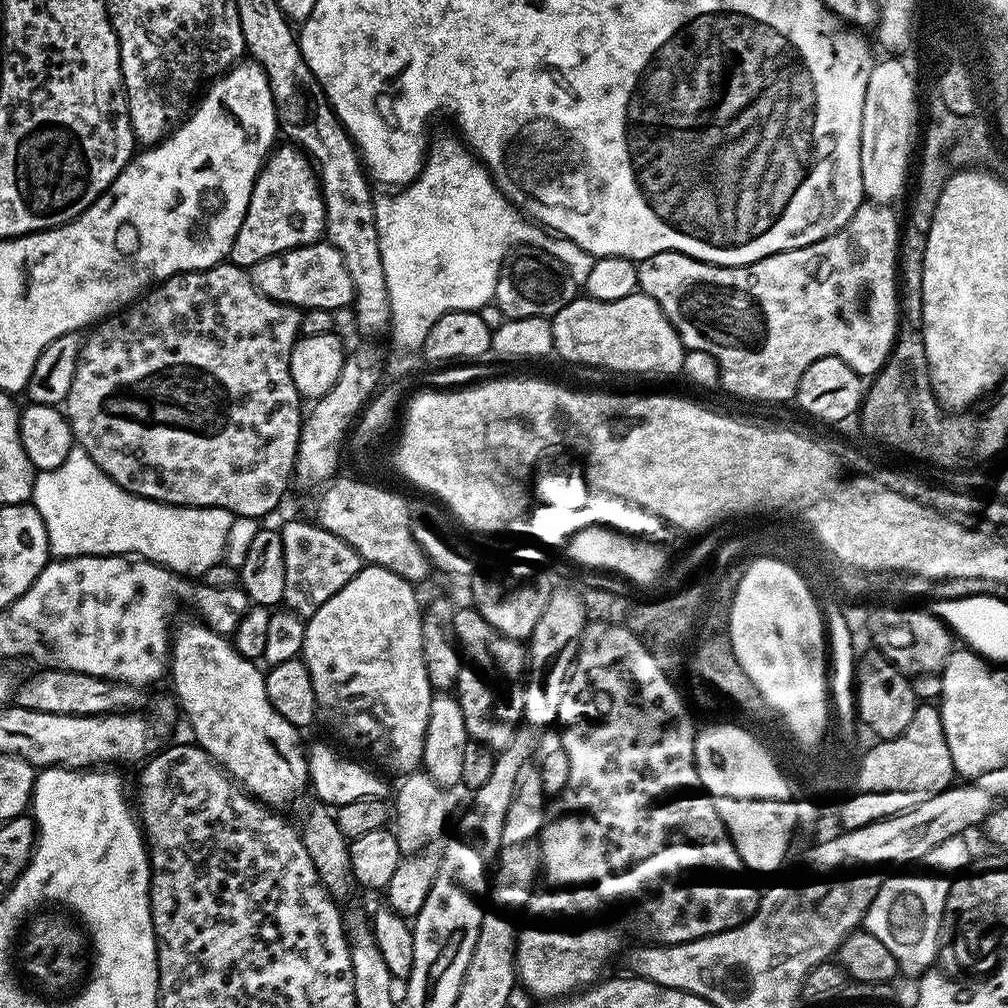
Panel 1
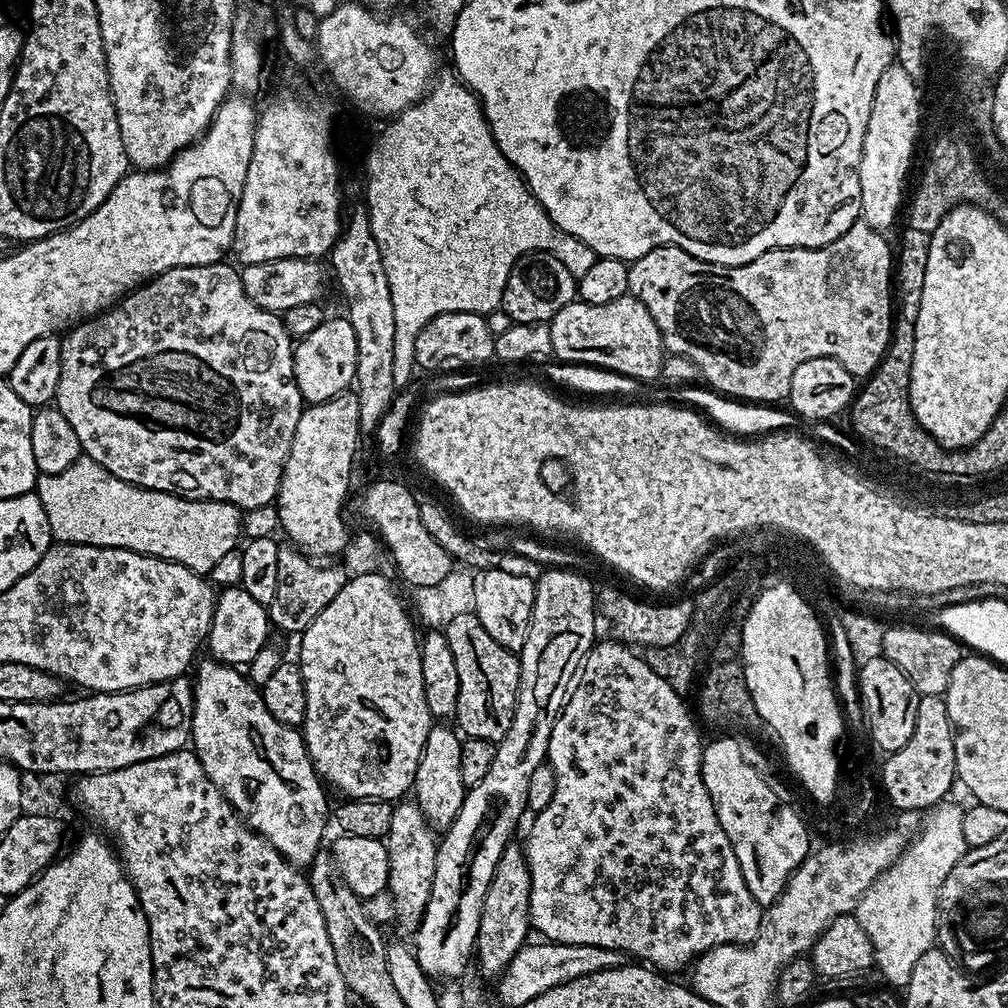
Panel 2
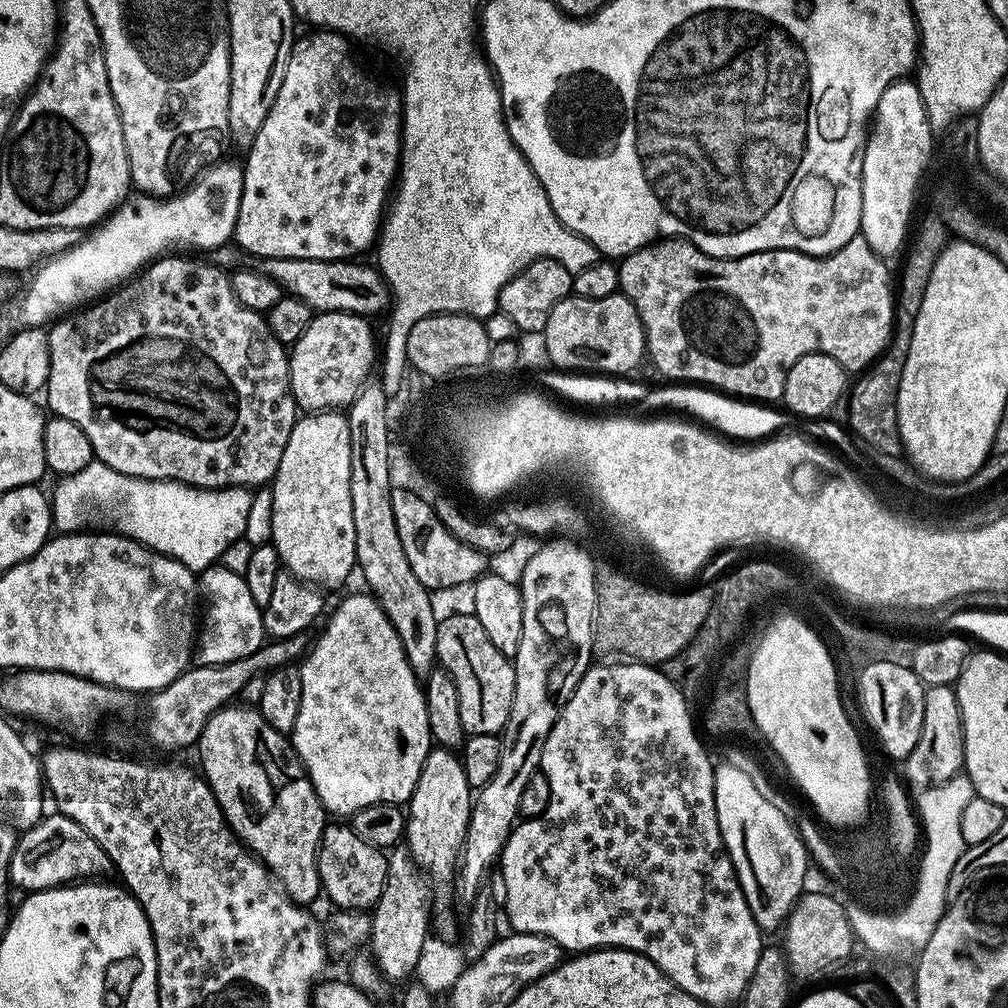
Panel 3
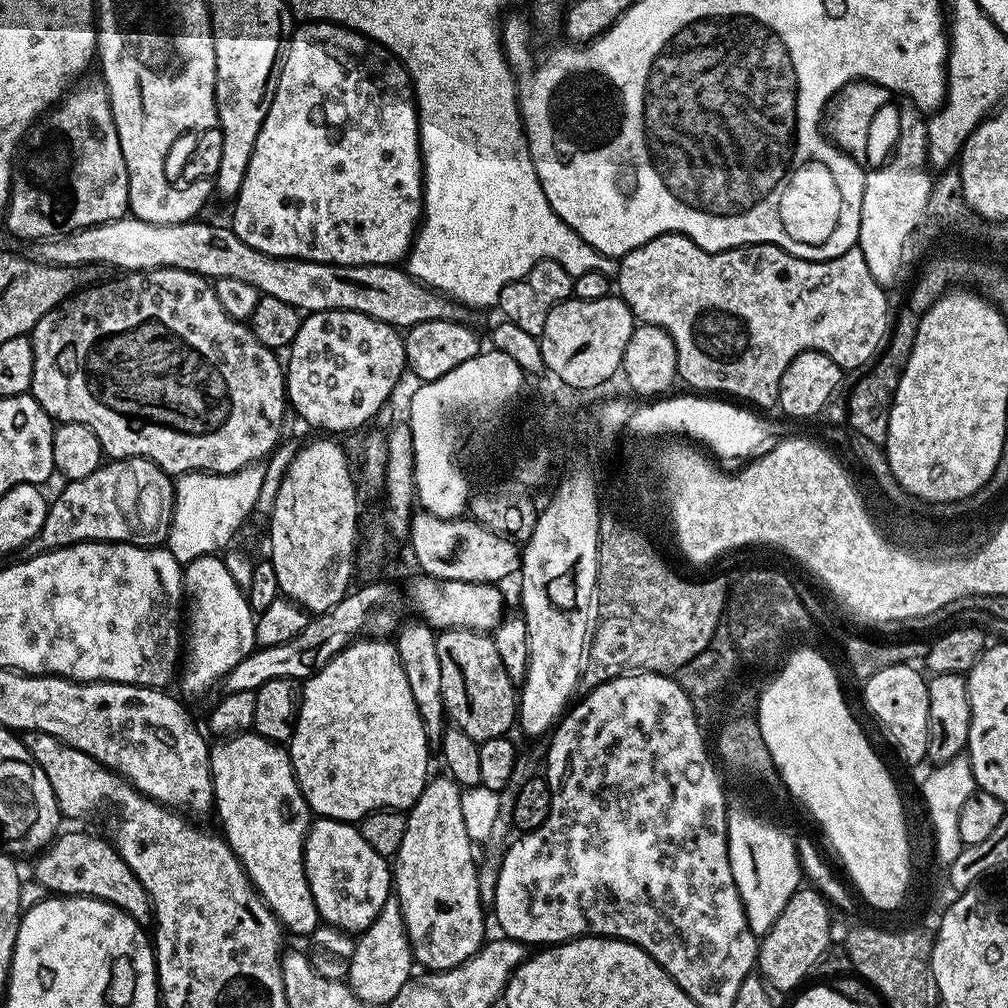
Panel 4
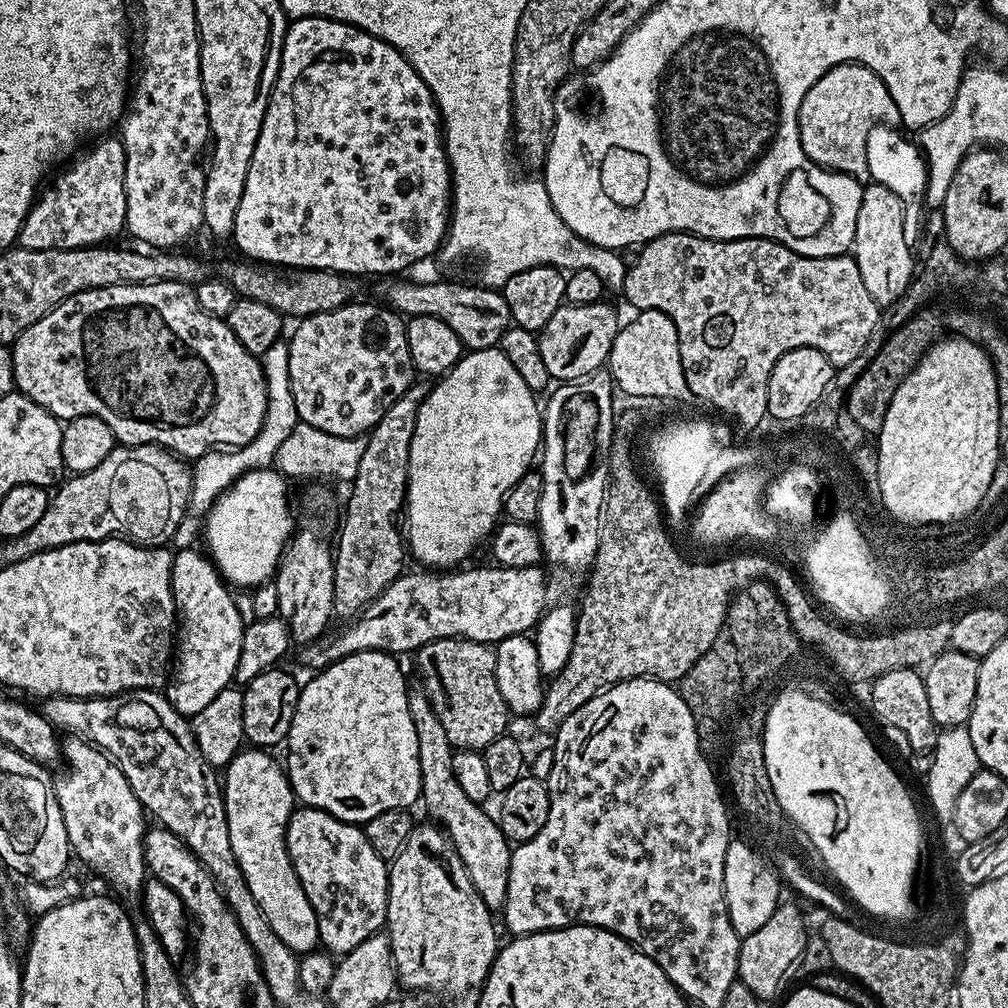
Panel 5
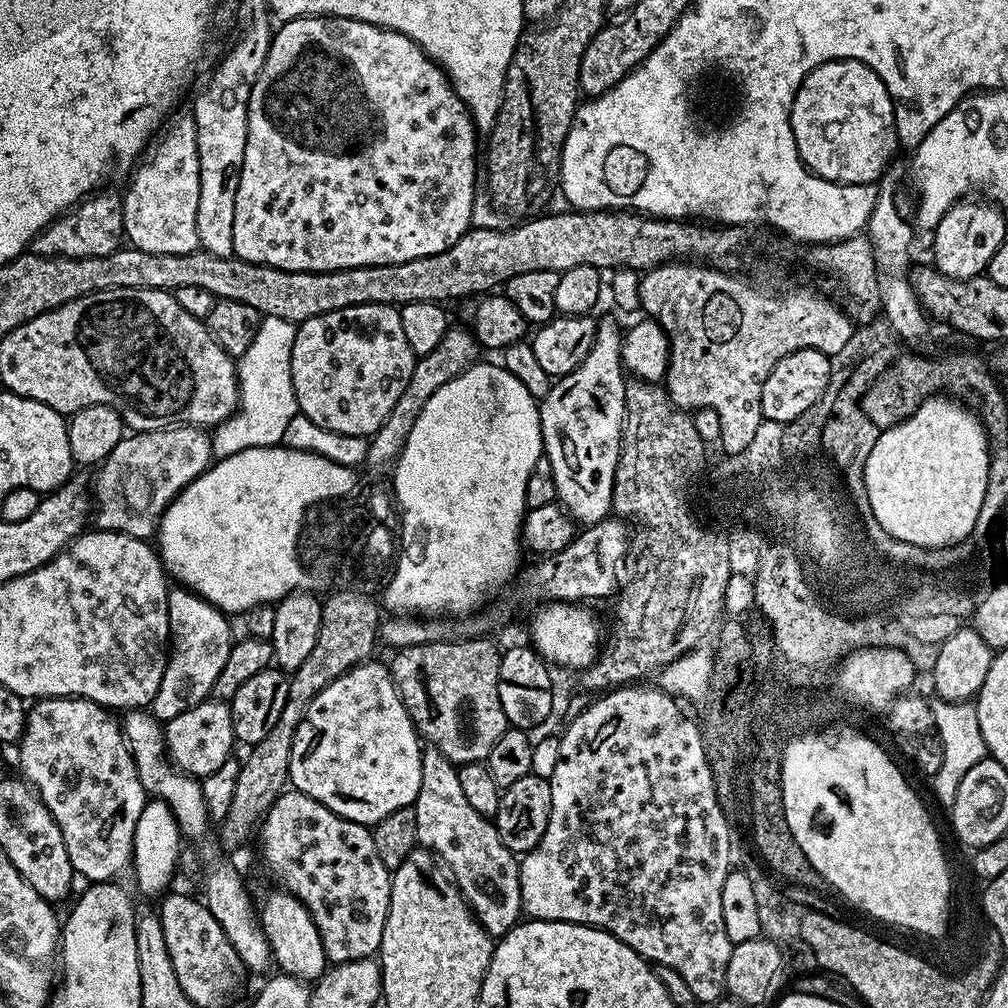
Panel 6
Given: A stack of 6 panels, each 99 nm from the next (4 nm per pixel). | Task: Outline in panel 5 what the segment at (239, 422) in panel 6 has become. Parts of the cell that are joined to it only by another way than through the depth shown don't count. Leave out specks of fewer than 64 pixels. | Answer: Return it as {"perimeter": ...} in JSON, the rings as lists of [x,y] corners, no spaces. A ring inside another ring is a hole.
{"perimeter":[[[281,342],[270,346],[262,357],[264,366],[264,381],[268,391],[268,405],[266,406],[266,418],[262,422],[262,430],[248,444],[241,448],[231,450],[213,450],[205,456],[195,457],[191,465],[192,470],[192,499],[191,511],[199,514],[207,513],[212,504],[226,491],[239,476],[245,472],[252,472],[256,468],[269,467],[275,461],[278,454],[278,446],[290,435],[290,430],[298,422],[296,407],[294,406],[294,394],[290,390],[290,358],[288,357],[287,343]]]}

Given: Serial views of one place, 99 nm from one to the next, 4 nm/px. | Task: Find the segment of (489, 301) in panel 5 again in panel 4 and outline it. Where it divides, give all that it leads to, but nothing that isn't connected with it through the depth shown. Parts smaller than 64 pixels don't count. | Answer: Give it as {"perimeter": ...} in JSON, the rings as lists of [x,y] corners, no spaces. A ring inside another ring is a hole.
{"perimeter":[[[125,214],[122,218],[95,224],[77,232],[68,232],[64,236],[53,236],[51,240],[41,240],[31,245],[31,259],[41,260],[44,264],[53,264],[63,268],[93,266],[92,264],[113,264],[121,268],[121,273],[149,272],[159,268],[177,268],[206,276],[215,281],[218,278],[239,278],[254,286],[261,296],[279,298],[282,302],[290,302],[290,306],[299,308],[301,313],[329,312],[330,310],[350,310],[358,314],[366,314],[370,318],[378,318],[378,322],[393,324],[397,330],[413,328],[418,322],[431,320],[467,321],[469,309],[456,303],[443,292],[428,288],[420,283],[403,267],[394,264],[363,264],[362,266],[346,266],[345,264],[323,264],[313,260],[295,260],[289,256],[271,256],[262,254],[262,250],[254,250],[254,246],[246,246],[242,238],[232,231],[231,227],[220,224],[207,224],[204,218],[178,222],[177,224],[155,224],[142,222],[137,216]]]}

